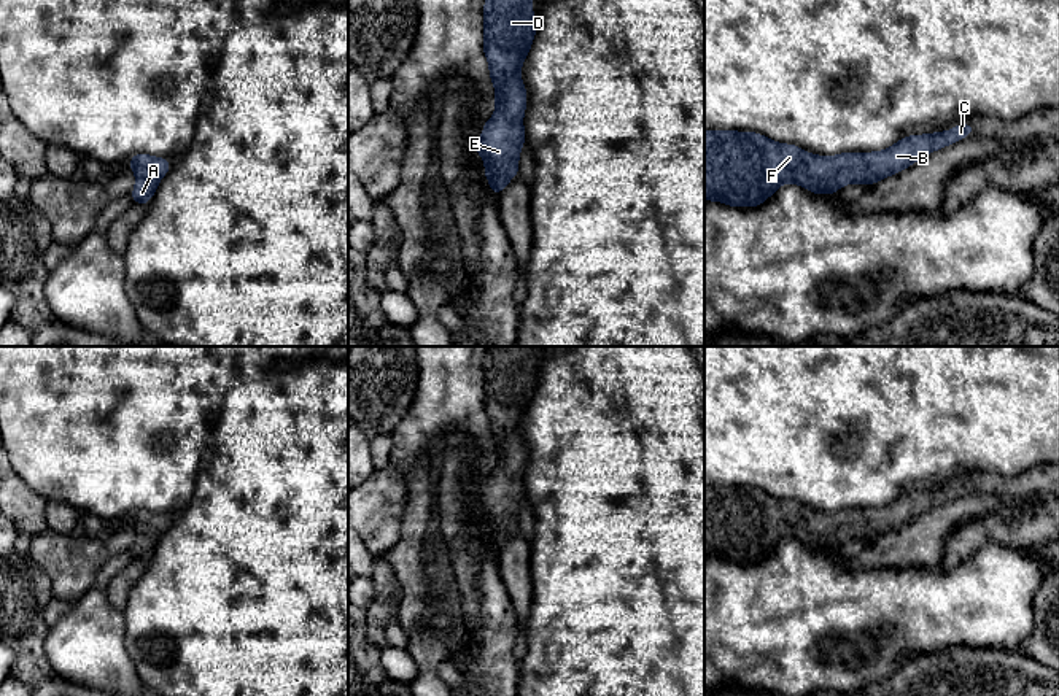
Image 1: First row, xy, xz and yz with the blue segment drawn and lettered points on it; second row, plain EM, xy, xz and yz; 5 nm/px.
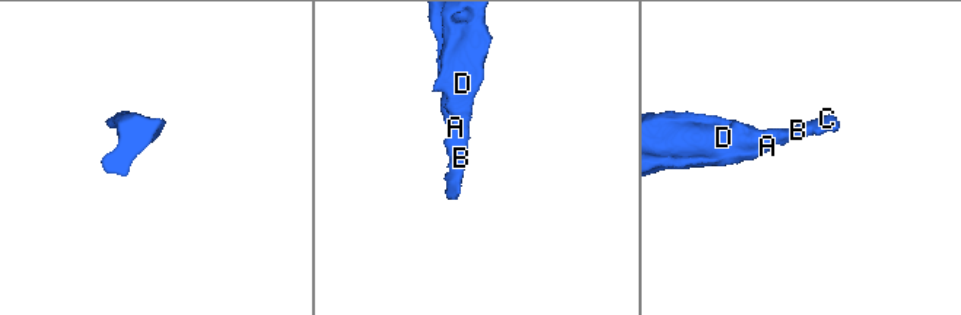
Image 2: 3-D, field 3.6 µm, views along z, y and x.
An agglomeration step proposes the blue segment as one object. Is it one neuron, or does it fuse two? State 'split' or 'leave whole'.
leave whole

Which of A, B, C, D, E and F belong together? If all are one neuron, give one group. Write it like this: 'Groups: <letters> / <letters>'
Groups: A B C D E F

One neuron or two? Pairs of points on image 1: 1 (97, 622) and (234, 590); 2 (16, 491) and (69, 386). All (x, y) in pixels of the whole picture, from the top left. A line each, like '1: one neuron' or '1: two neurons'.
1: two neurons
2: two neurons

